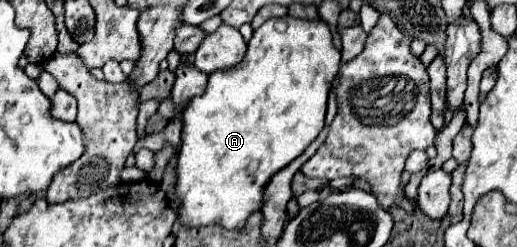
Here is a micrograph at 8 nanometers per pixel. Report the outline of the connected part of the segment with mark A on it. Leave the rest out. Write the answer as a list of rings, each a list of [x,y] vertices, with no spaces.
[[[292,16],[286,18],[270,18],[266,20],[258,30],[254,30],[254,36],[248,42],[248,52],[242,60],[240,66],[228,68],[228,70],[218,70],[212,76],[208,76],[208,86],[206,92],[198,98],[192,98],[192,102],[184,108],[182,112],[182,142],[178,148],[178,162],[176,162],[176,186],[174,186],[174,196],[178,198],[178,222],[184,228],[196,228],[196,226],[210,226],[210,224],[220,224],[226,230],[242,230],[248,216],[254,214],[264,206],[264,194],[270,178],[286,168],[292,160],[296,160],[322,132],[324,128],[324,118],[326,118],[326,100],[328,92],[332,88],[332,80],[340,70],[340,50],[334,48],[332,44],[332,34],[330,28],[324,20],[296,20]]]

